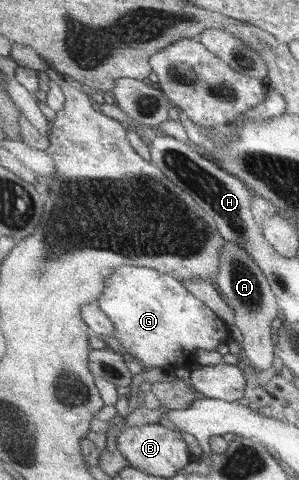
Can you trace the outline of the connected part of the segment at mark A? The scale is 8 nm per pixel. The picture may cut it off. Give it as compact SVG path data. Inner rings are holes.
M226 241L222 246L221 267L216 277L217 287L234 311L236 311L236 327L244 340L241 343L245 362L254 365L258 372L272 367L275 357L275 345L272 337L272 323L281 311L278 310L277 294L270 287L266 274L258 266L258 262L242 246Z

